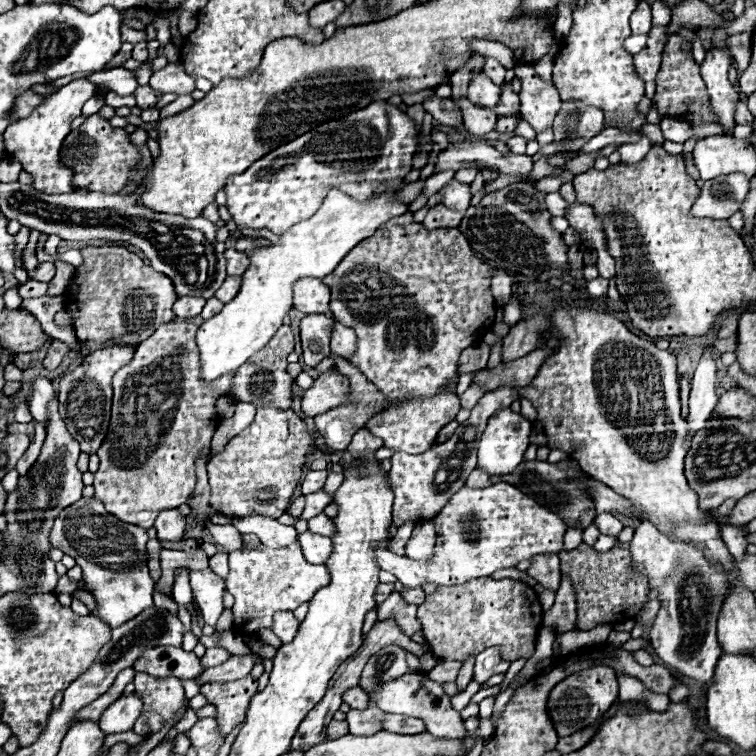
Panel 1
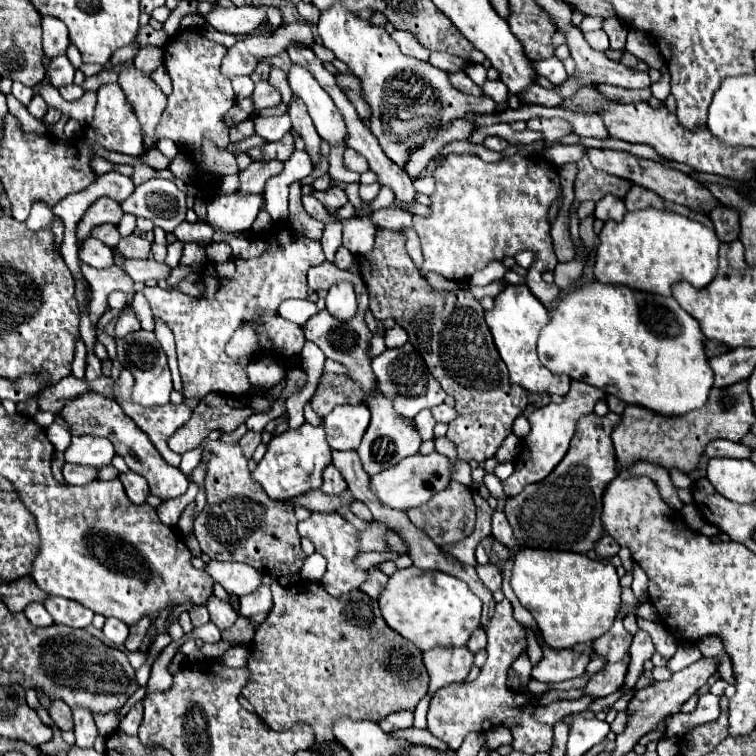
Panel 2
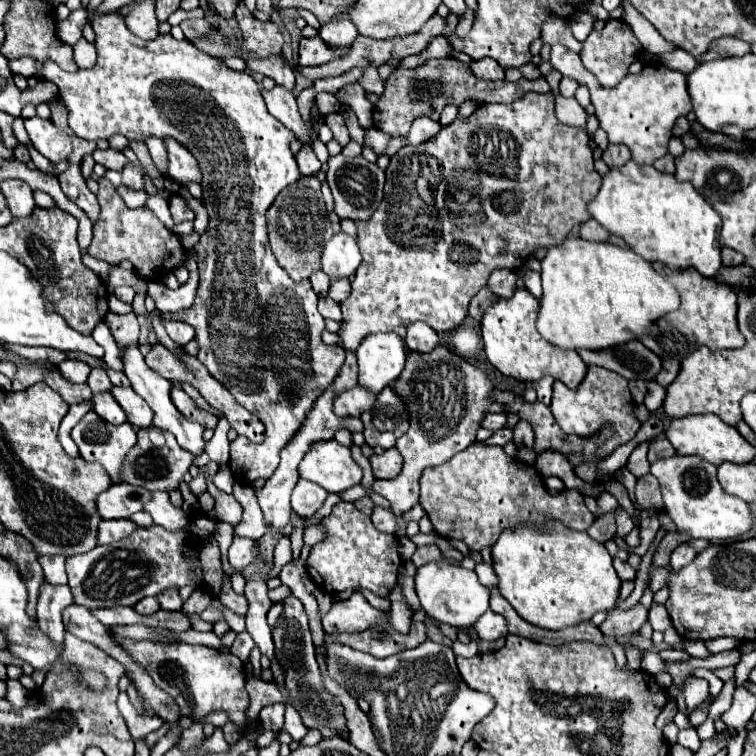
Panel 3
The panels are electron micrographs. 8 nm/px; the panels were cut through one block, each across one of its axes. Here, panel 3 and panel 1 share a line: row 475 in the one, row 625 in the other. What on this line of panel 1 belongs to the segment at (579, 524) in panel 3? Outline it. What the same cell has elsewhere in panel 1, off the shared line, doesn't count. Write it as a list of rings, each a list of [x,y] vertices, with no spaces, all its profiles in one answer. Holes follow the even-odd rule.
[[[472,578],[456,586],[438,586],[426,602],[418,606],[418,620],[434,656],[442,660],[462,660],[488,646],[500,646],[504,660],[530,658],[542,622],[542,608],[534,588],[518,580]]]

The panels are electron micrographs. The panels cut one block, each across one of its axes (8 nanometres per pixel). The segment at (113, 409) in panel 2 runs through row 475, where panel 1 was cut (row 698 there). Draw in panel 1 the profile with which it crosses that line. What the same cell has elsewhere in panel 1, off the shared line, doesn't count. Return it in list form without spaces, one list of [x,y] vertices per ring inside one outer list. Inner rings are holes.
[[[136,674],[134,686],[136,694],[144,702],[142,714],[132,728],[140,736],[158,732],[184,702],[184,688],[178,678],[152,678],[150,674]]]

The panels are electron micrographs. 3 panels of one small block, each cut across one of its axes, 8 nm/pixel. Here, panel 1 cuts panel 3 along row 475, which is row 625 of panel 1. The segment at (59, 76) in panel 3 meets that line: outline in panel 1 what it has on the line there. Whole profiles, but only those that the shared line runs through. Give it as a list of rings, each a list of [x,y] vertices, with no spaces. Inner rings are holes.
[[[298,542],[284,548],[258,546],[254,550],[234,550],[230,552],[230,574],[226,580],[226,588],[234,596],[234,626],[242,626],[248,634],[270,628],[274,612],[296,610],[302,602],[310,602],[316,590],[328,582],[330,574],[326,566],[312,566],[306,562]]]

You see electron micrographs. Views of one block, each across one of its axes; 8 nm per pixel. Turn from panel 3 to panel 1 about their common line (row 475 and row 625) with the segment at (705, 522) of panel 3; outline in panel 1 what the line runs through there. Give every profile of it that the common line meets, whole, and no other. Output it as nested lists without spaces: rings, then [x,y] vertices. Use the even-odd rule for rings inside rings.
[[[642,522],[636,528],[634,538],[630,540],[630,552],[632,552],[634,568],[648,576],[650,588],[660,590],[658,598],[662,600],[662,608],[658,610],[654,626],[650,628],[650,646],[654,648],[654,652],[660,656],[662,662],[670,664],[686,678],[692,678],[700,684],[710,682],[714,668],[716,668],[718,654],[720,654],[720,644],[716,640],[716,620],[718,620],[718,612],[720,612],[722,602],[724,602],[724,594],[728,592],[728,586],[730,586],[728,574],[724,570],[720,570],[720,566],[712,566],[700,554],[698,548],[688,546],[686,542],[670,540],[668,536],[660,534],[650,522]]]

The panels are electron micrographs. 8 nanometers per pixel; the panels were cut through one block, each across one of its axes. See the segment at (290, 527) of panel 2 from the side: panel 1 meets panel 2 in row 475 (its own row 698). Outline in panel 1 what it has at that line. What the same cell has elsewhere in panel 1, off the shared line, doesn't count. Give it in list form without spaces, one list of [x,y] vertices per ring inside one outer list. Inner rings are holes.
[[[252,676],[234,682],[208,682],[200,686],[200,694],[204,694],[208,704],[214,704],[218,710],[216,720],[222,736],[228,736],[228,732],[244,718],[250,698],[256,694],[256,686],[258,682]]]

